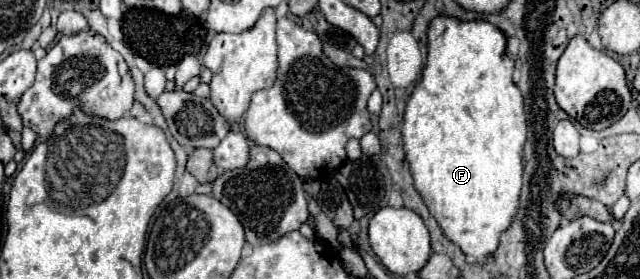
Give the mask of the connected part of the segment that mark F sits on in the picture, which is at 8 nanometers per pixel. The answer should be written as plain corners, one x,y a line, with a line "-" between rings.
435,17
429,25
429,55
427,63
421,75
421,83
415,85
407,107
405,107
405,117
403,117
403,149
405,157
411,167
413,175
413,185
417,193
421,195
423,203
427,205
429,213
437,219
443,235
453,241
463,253
467,263
485,263
495,249
499,247
499,237
511,227
511,221
515,213
519,211
519,193
521,193
521,175
523,175
523,145
527,139
527,119
525,119
525,109
523,109
523,95
519,87
513,83
513,59
505,55
505,35
491,23
487,21
459,21
459,19
449,19
449,17

